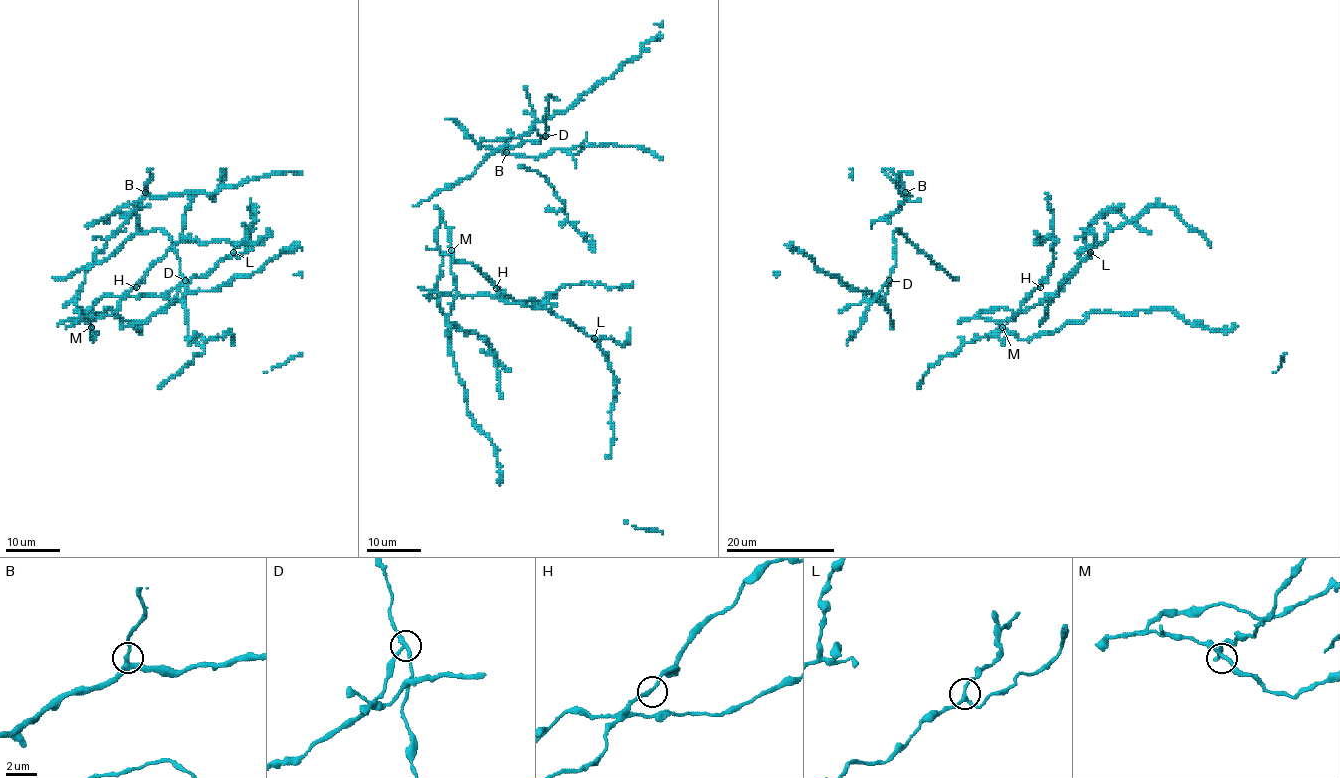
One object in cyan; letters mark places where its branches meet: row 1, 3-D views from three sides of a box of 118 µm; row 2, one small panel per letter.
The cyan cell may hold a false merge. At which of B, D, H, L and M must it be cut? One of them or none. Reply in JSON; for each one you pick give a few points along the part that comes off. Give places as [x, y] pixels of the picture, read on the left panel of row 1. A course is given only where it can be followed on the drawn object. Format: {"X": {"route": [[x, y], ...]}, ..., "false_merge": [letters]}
{"D": {"route": [[184, 281], [171, 237], [160, 229], [130, 236], [108, 257], [77, 270], [66, 278], [53, 278]]}, "false_merge": ["D"]}

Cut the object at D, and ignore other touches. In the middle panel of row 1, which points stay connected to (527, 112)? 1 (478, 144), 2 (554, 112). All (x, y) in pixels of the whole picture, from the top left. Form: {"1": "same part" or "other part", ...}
{"1": "same part", "2": "same part"}

